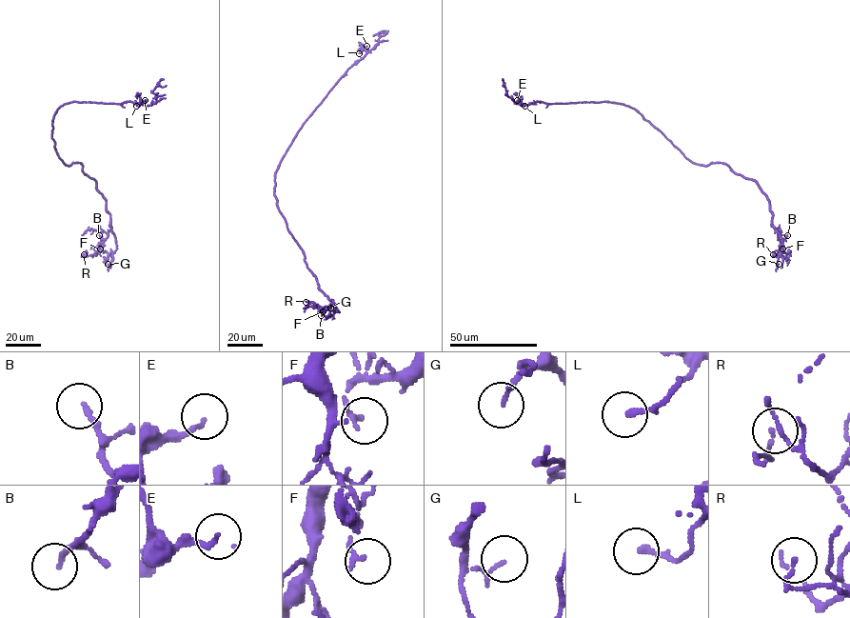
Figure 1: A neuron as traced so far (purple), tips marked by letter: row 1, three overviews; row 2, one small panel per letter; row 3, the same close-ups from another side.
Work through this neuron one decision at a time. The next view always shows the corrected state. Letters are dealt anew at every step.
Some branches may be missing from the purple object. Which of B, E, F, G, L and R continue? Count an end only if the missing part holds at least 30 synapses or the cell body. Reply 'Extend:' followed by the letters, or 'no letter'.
Extend: no letter

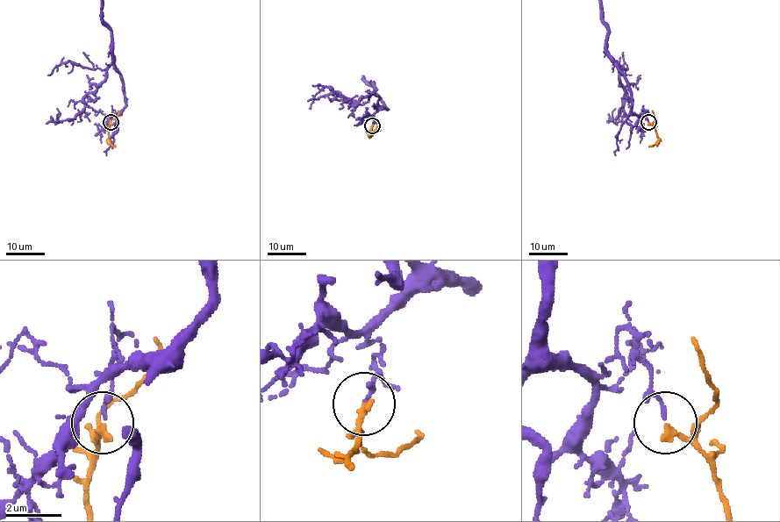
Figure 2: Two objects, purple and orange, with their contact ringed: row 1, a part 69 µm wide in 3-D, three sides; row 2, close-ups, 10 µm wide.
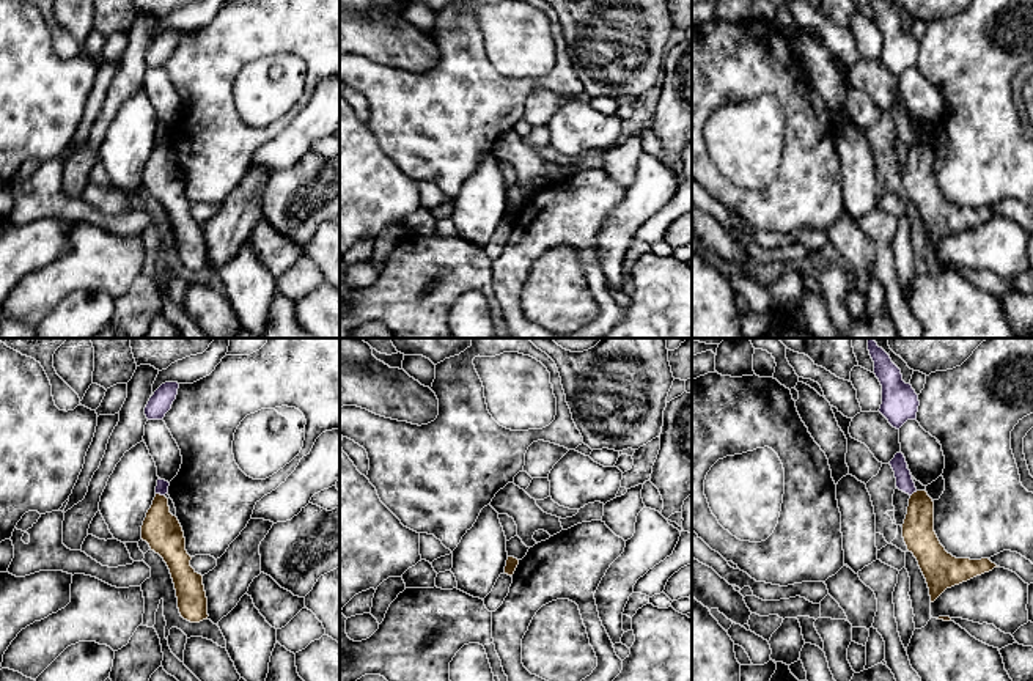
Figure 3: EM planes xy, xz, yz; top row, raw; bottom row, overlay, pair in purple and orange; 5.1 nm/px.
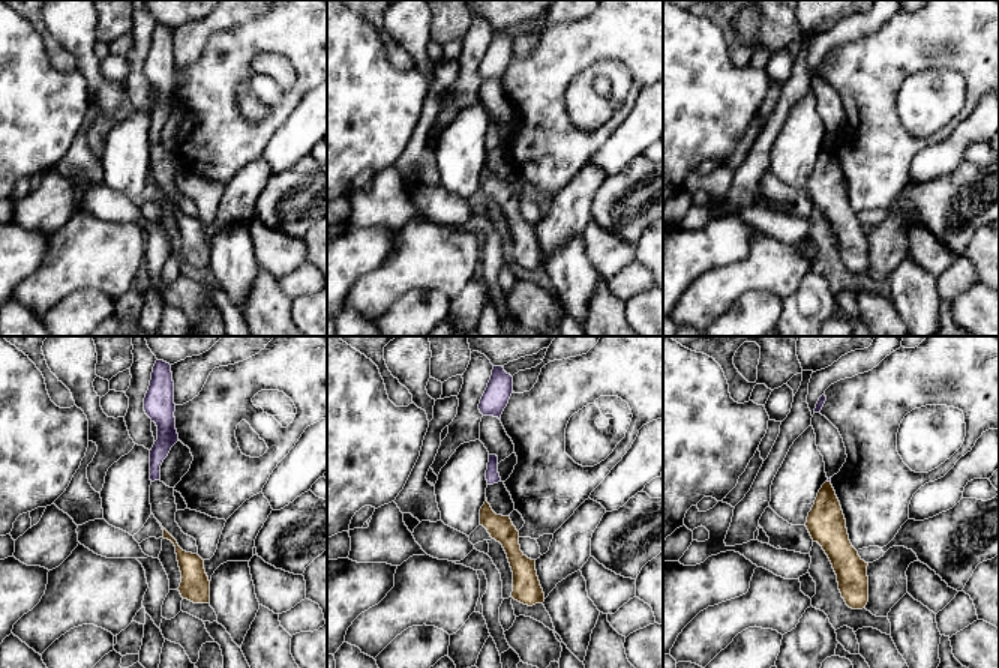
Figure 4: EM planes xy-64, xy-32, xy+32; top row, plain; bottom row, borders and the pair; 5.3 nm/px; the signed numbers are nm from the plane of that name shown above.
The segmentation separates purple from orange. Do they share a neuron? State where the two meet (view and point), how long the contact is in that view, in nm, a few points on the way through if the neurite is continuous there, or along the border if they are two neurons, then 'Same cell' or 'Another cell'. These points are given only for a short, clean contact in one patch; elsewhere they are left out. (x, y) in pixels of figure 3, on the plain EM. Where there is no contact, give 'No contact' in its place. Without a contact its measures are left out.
Touches purple at xy (161, 142). Shared border 50 nm. Boundary: xy (156, 140), (164, 143). Another cell

